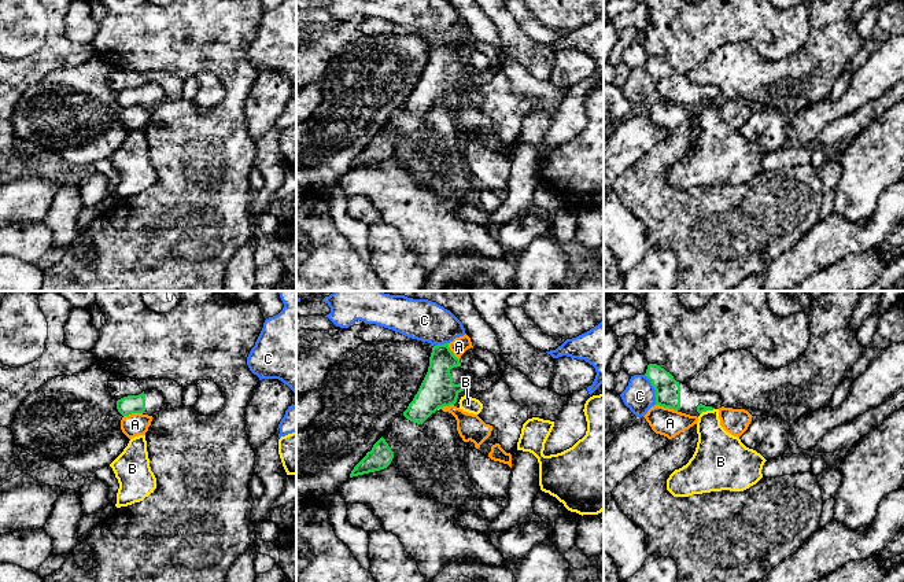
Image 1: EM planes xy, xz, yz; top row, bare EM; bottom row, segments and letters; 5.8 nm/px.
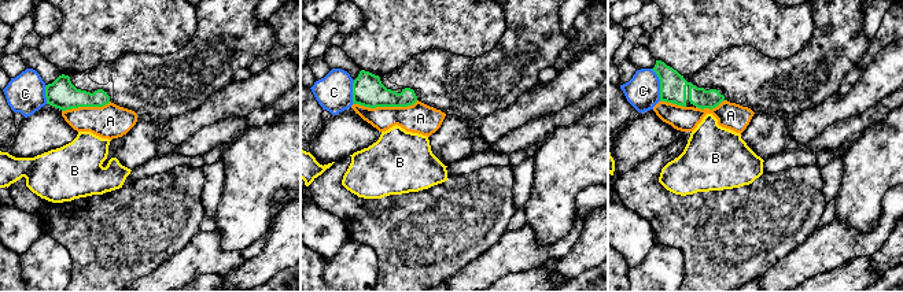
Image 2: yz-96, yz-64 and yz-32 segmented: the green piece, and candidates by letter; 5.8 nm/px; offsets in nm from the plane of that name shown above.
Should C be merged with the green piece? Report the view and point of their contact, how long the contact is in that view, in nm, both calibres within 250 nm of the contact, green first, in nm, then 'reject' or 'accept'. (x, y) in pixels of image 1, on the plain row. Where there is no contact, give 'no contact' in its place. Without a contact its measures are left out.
yz (655, 81) | 190 nm | 140/190 nm | reject

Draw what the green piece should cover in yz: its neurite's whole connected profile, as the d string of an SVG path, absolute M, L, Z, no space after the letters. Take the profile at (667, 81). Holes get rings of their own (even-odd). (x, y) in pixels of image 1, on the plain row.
M649 56L645 69L656 82L656 97L690 108L722 100L723 92L716 85L697 85L680 75L657 56Z

